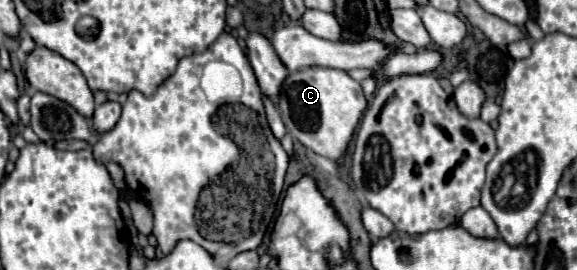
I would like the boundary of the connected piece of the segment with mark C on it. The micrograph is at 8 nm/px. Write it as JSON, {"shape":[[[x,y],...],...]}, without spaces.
{"shape":[[[306,67],[288,73],[278,95],[278,109],[286,131],[304,147],[338,163],[342,161],[346,145],[366,109],[366,103],[368,101],[362,93],[360,83],[346,71],[330,67]]]}

